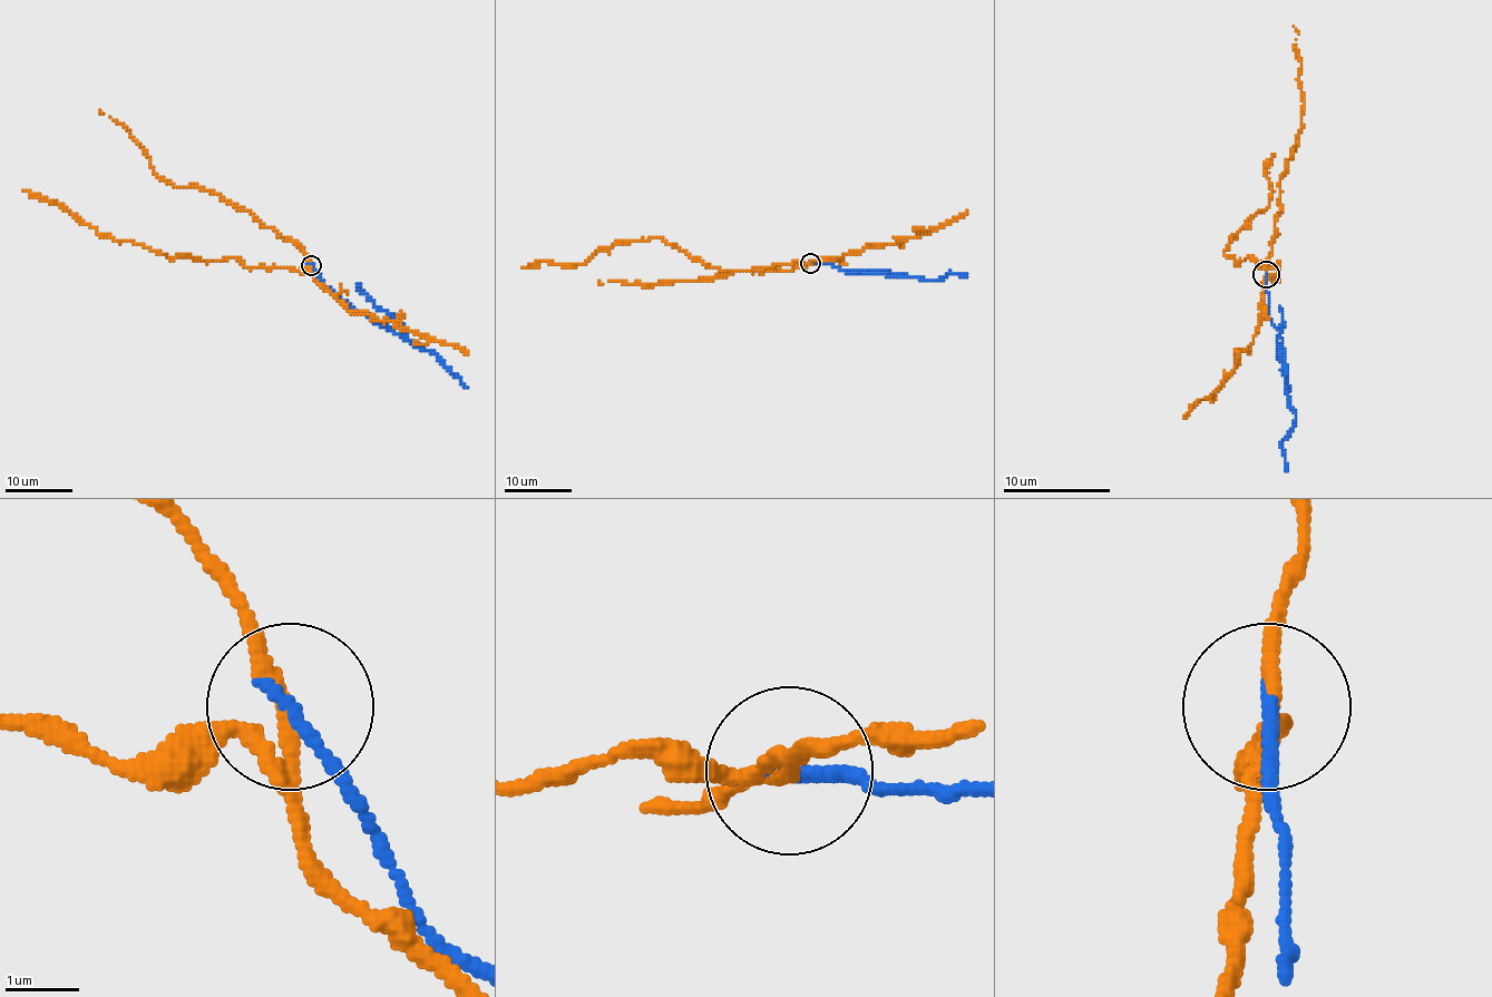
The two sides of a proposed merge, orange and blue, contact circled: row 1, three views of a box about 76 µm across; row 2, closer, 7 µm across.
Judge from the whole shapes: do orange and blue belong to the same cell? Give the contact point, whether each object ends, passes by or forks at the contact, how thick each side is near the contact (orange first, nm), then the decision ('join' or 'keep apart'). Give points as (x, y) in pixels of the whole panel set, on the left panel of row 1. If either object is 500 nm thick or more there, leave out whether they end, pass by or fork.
(311, 265) | orange forks | blue ends | 170/200 nm | keep apart

